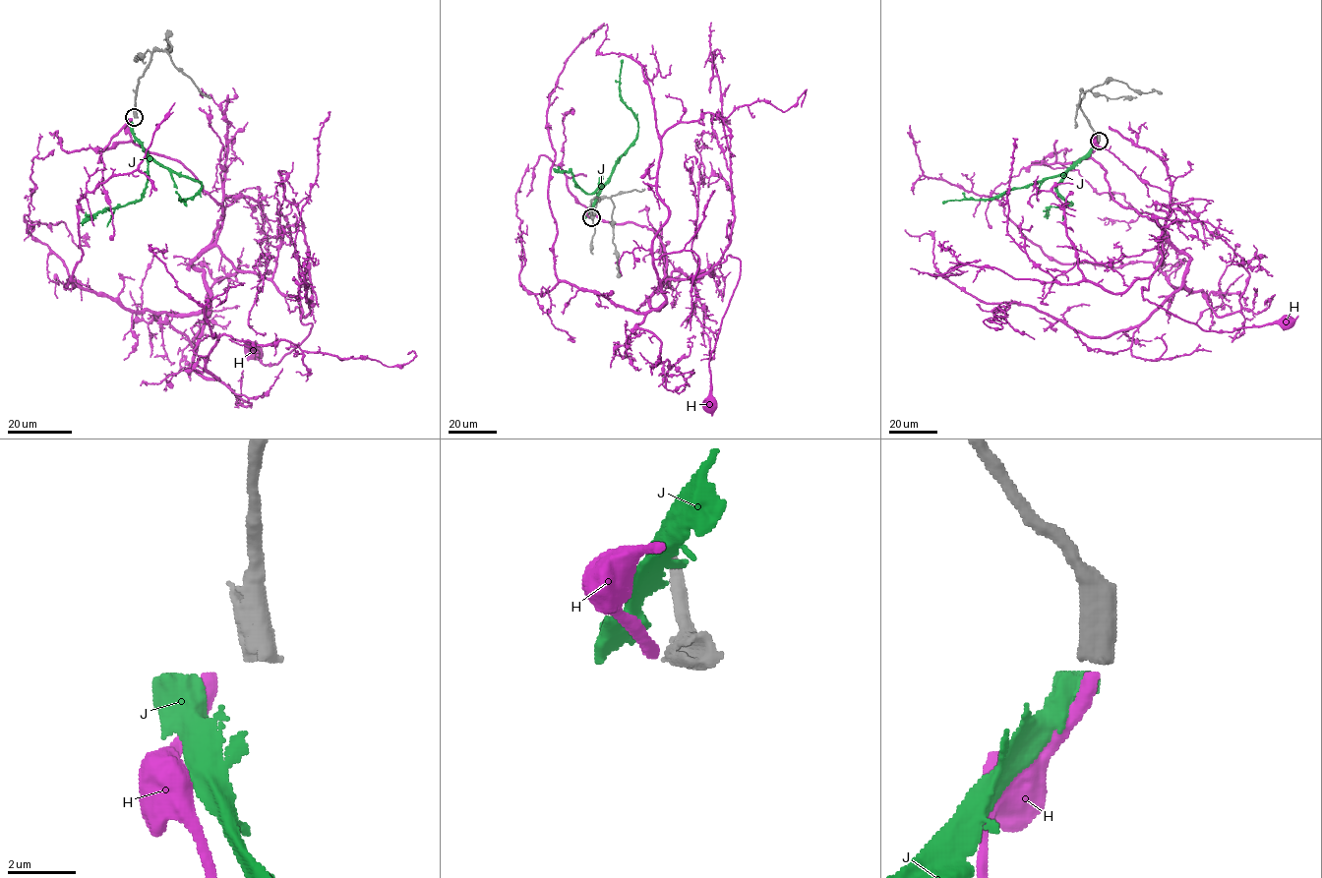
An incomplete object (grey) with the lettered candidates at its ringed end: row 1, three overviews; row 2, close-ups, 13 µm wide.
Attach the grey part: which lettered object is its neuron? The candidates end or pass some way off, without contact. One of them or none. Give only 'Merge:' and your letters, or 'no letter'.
Merge: H

